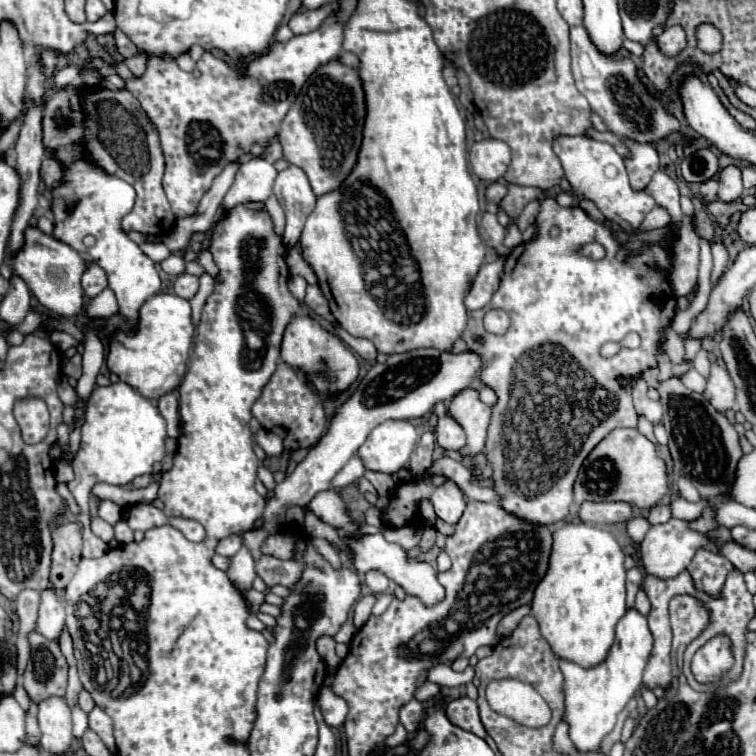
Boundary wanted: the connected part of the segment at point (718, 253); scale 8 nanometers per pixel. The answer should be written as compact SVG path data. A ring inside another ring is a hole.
M713 243L711 245L711 251L713 251L713 275L711 275L711 281L719 279L723 269L727 267L727 249L719 243Z

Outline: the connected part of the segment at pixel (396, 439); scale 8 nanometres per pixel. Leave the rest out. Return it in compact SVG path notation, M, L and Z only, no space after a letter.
M385 421L369 433L367 441L357 449L357 457L367 471L393 475L407 465L417 437L409 421Z

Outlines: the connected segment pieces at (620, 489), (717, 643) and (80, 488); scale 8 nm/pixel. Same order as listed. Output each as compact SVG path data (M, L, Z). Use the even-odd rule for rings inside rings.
M639 429L611 431L585 459L575 481L575 503L583 501L623 501L639 509L651 509L669 491L667 465L659 455L659 447L651 443Z
M715 637L695 653L691 669L697 681L707 683L707 681L719 679L723 671L727 671L731 665L733 665L733 655L731 655L729 639Z
M119 381L109 387L97 387L89 399L85 423L81 427L80 448L73 459L75 479L67 483L81 509L77 521L85 525L87 499L97 483L127 485L137 475L149 475L153 465L161 463L165 457L165 437L165 419L159 409L131 385Z

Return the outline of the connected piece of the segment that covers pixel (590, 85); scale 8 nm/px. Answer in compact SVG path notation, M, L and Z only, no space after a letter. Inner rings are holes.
M571 27L571 59L573 59L573 77L577 89L587 97L591 109L601 115L609 131L619 137L629 137L641 143L655 143L657 139L667 137L671 131L679 129L679 121L651 97L645 85L637 77L635 63L629 57L603 57L591 43L585 27Z

